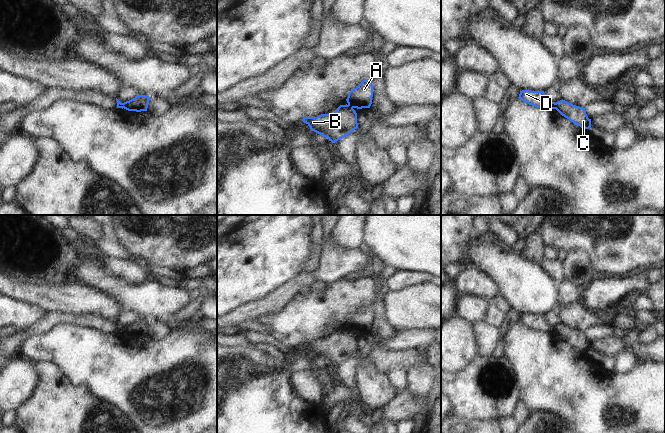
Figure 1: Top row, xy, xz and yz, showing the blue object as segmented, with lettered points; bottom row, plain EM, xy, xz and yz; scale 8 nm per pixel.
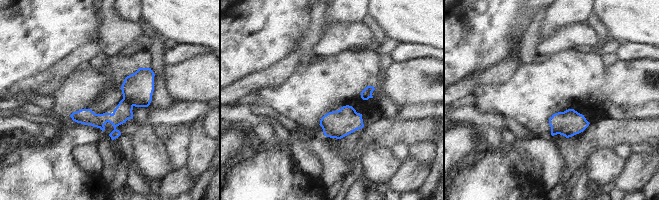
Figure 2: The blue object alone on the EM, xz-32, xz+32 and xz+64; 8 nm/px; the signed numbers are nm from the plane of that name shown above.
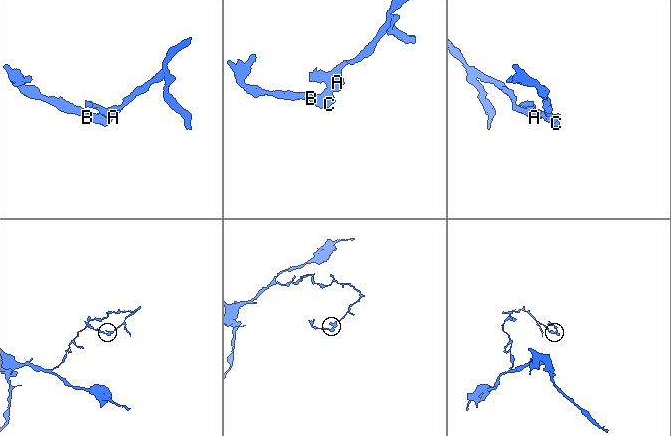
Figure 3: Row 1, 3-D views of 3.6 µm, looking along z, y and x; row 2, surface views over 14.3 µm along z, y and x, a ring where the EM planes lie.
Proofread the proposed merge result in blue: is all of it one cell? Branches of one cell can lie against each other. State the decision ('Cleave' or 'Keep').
Cleave

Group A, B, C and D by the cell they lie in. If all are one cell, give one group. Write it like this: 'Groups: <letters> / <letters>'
Groups: A D / B C

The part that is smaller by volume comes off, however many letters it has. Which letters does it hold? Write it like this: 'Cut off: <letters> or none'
Cut off: B, C

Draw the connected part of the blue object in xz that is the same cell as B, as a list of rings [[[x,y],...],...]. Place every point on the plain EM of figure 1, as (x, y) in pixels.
[[[340,329],[333,338],[321,338],[317,341],[304,341],[302,343],[310,353],[323,361],[327,361],[332,367],[349,359],[353,354],[358,352],[357,337],[349,329]]]

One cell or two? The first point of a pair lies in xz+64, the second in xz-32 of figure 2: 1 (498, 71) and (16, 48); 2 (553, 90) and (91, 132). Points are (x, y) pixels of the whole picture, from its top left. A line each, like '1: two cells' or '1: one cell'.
1: two cells
2: two cells

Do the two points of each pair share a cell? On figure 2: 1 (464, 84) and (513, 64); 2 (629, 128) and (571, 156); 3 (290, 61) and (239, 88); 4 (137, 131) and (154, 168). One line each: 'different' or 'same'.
1: same
2: same
3: same
4: same

